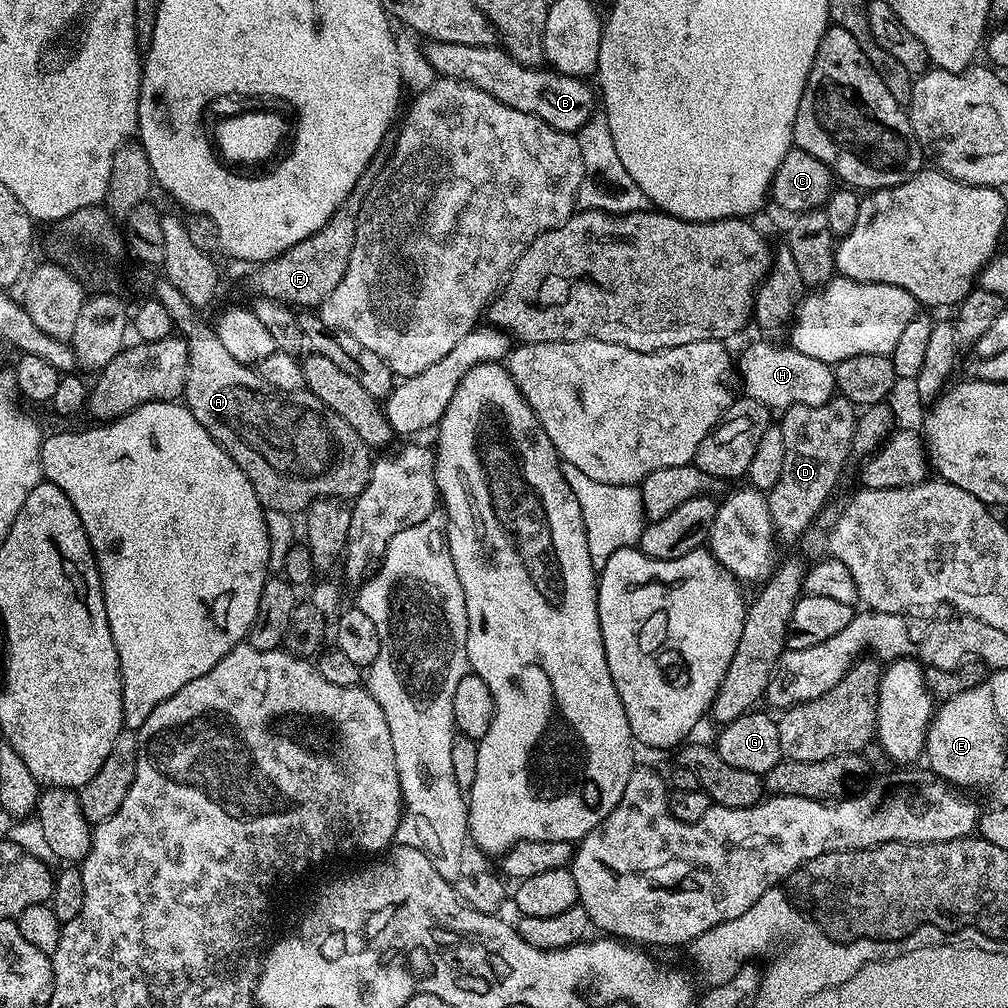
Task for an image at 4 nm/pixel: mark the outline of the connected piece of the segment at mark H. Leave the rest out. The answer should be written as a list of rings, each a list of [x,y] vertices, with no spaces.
[[[752,344],[738,356],[738,372],[739,368],[743,395],[762,402],[769,410],[783,410],[794,404],[822,406],[837,395],[833,365],[818,362],[818,358],[810,358],[810,354],[802,354],[790,346]]]

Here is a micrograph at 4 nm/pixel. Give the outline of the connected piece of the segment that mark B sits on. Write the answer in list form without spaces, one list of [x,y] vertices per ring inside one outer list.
[[[427,41],[423,45],[424,57],[436,72],[437,77],[445,80],[461,80],[486,94],[490,98],[498,98],[506,106],[514,110],[522,110],[522,114],[534,114],[534,118],[542,118],[554,130],[559,132],[579,133],[582,126],[597,111],[598,96],[588,85],[587,79],[579,76],[567,76],[548,66],[527,68],[509,56],[500,46],[462,46],[452,42]]]

